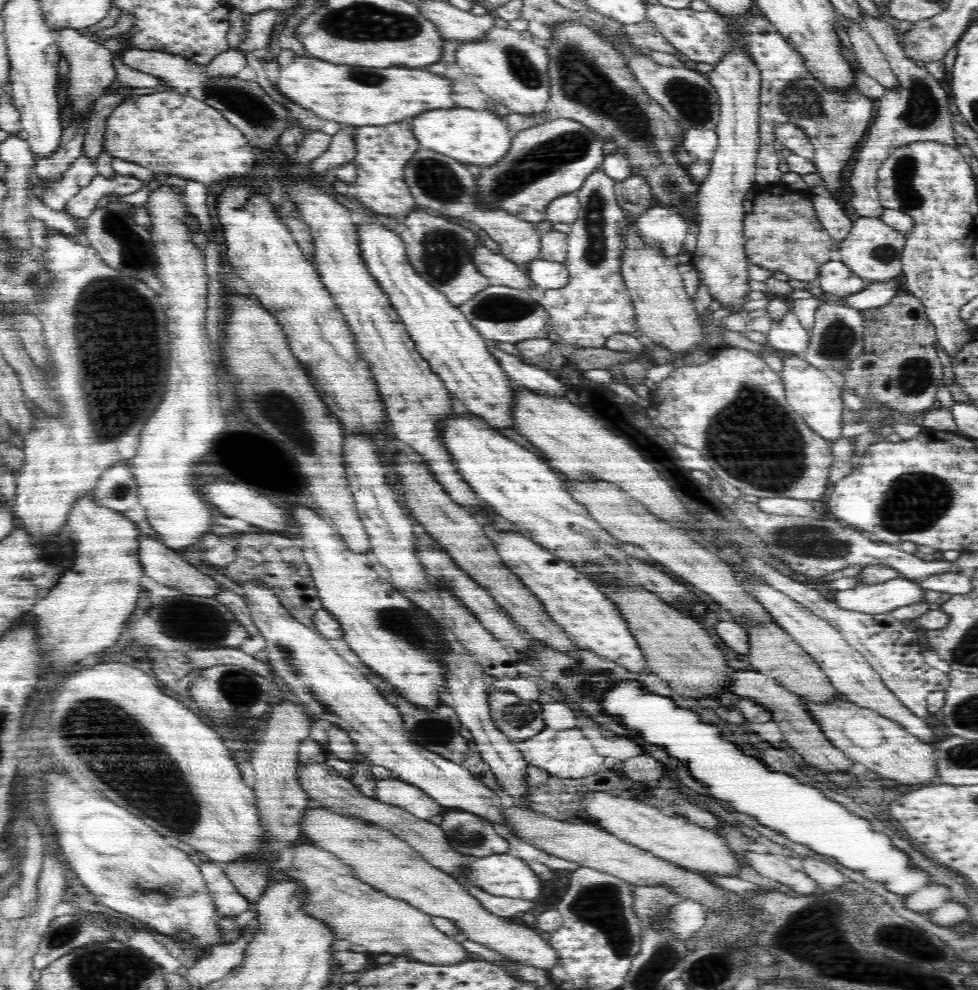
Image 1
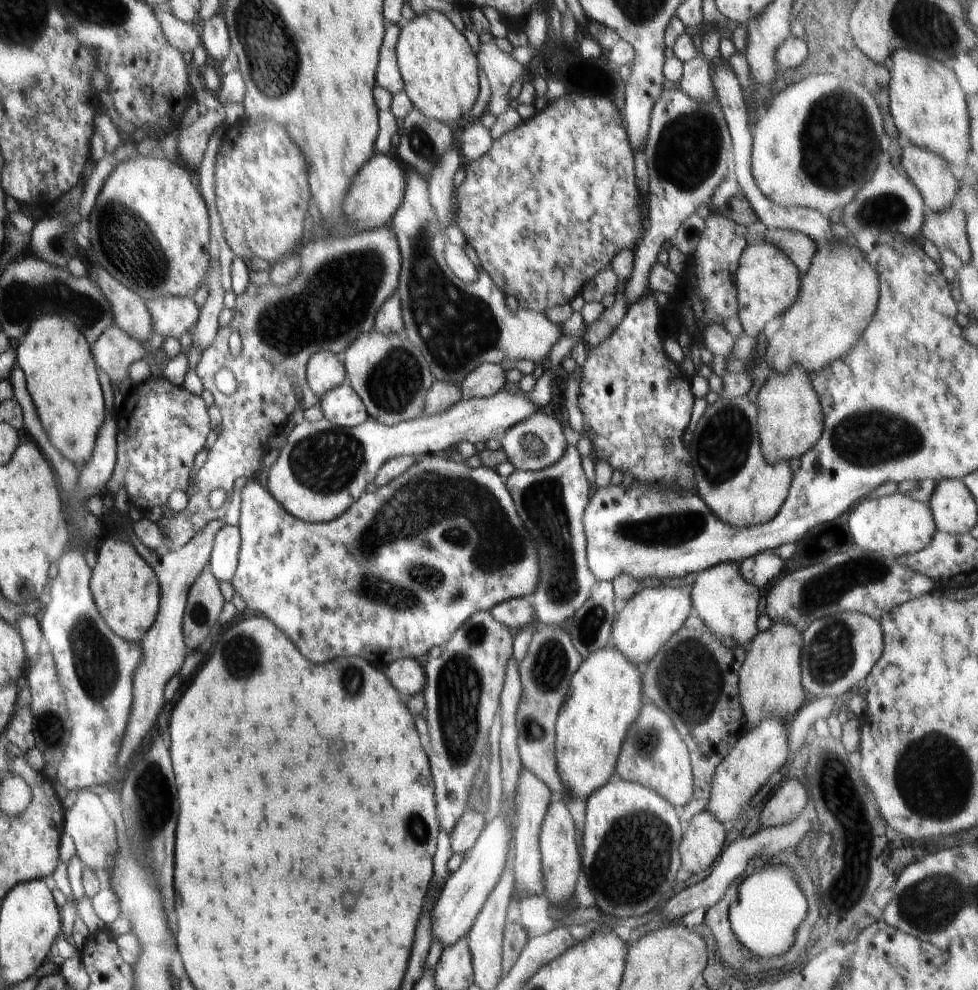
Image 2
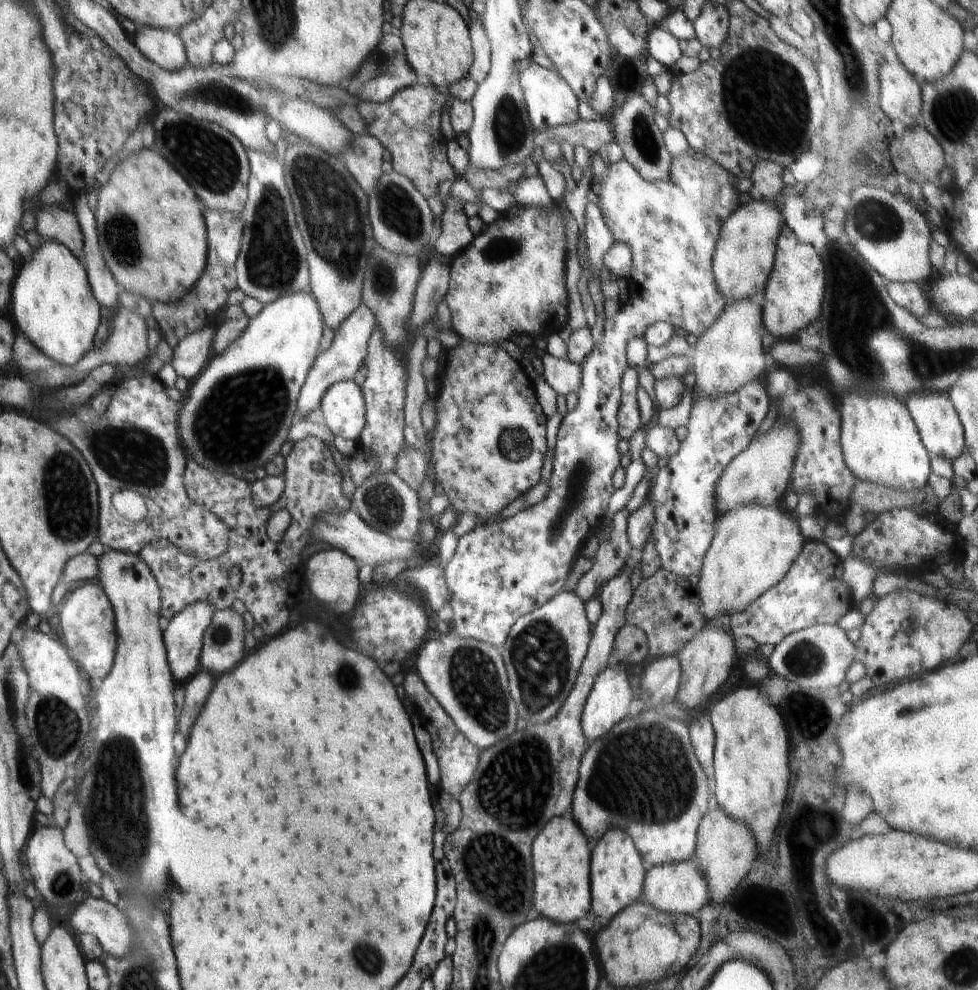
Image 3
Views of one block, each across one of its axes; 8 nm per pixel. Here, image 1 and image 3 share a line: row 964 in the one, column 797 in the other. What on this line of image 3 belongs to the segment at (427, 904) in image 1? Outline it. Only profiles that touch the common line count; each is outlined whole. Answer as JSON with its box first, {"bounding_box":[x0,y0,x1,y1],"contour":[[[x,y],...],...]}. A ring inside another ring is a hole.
{"bounding_box":[696,505,805,620],"contour":[[[744,505],[720,515],[696,587],[705,620],[730,615],[732,610],[744,610],[749,603],[776,586],[790,570],[805,542],[798,524],[782,513],[778,505]]]}

